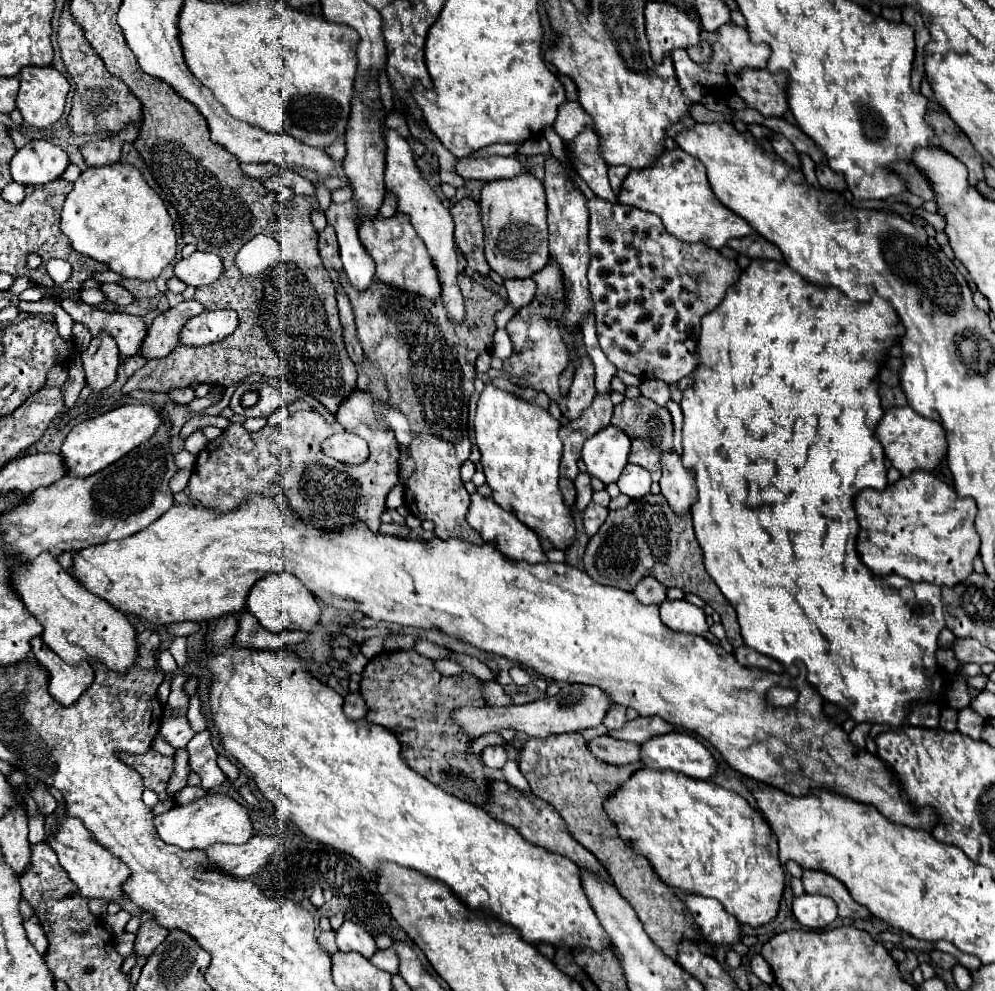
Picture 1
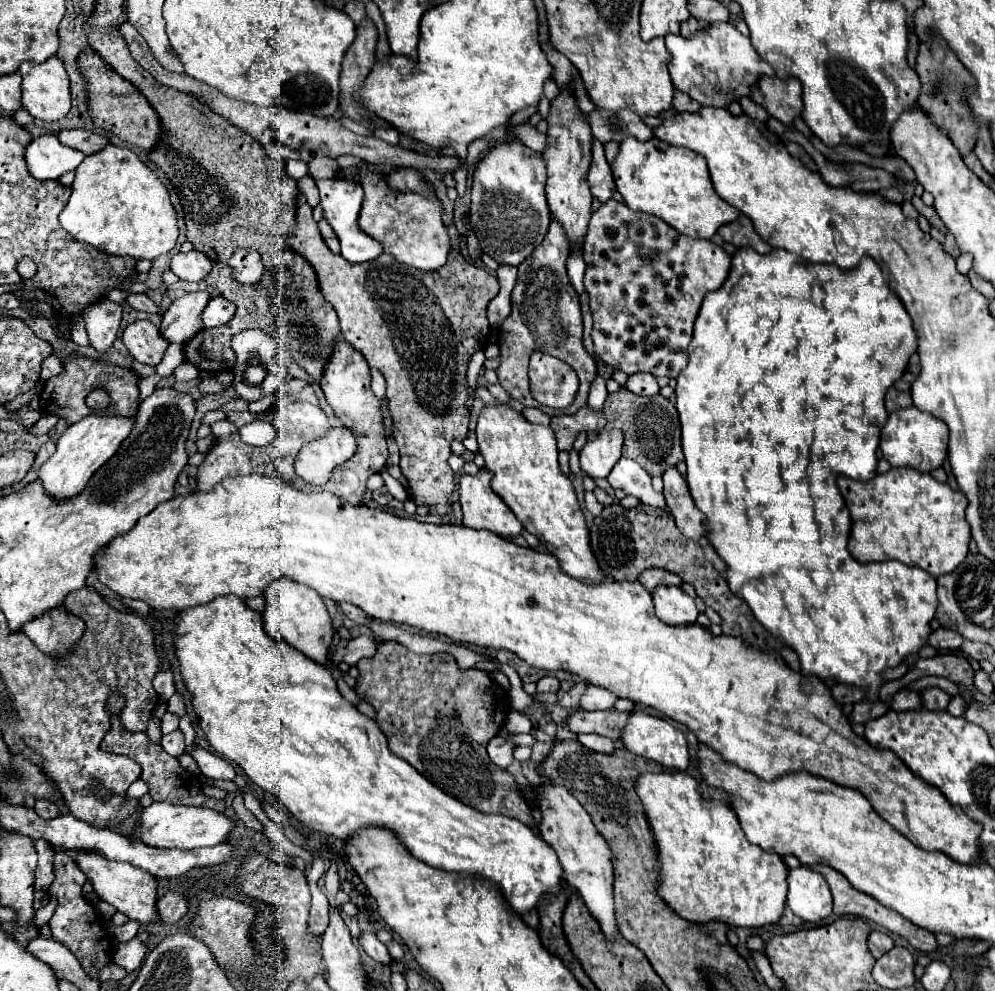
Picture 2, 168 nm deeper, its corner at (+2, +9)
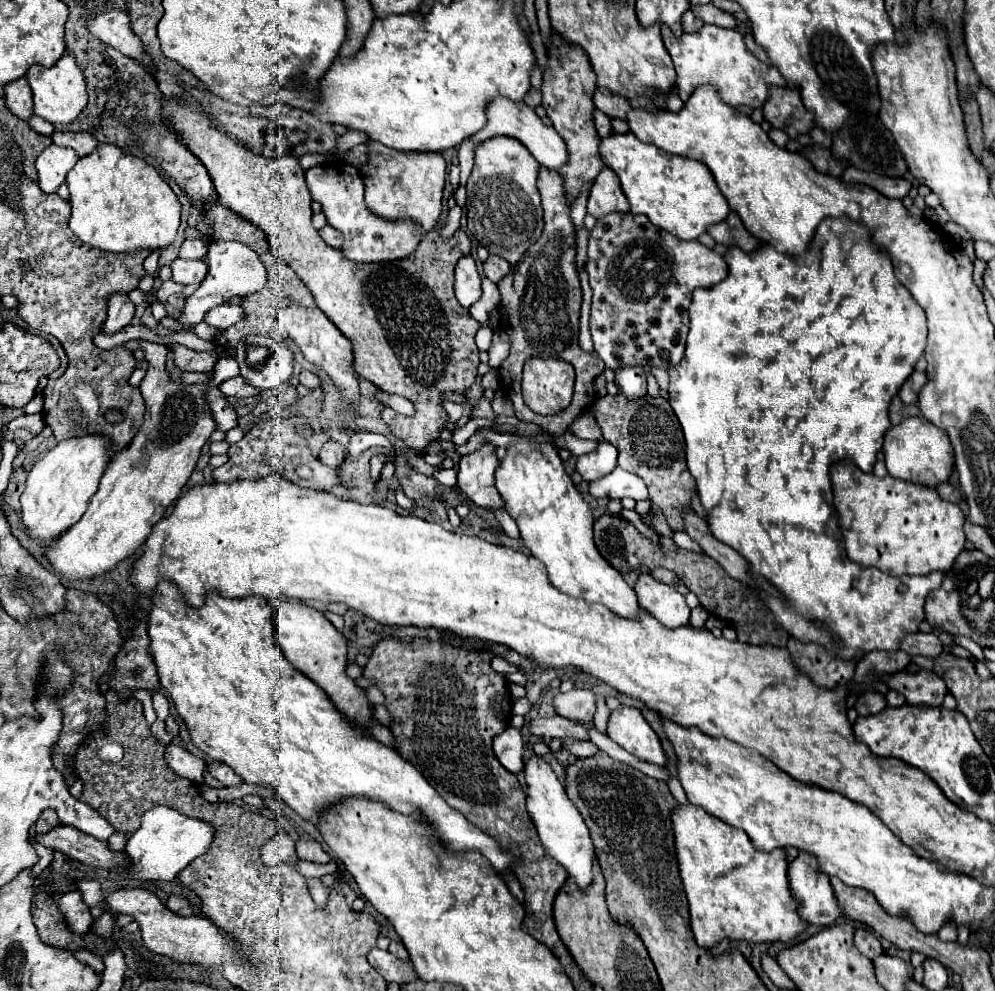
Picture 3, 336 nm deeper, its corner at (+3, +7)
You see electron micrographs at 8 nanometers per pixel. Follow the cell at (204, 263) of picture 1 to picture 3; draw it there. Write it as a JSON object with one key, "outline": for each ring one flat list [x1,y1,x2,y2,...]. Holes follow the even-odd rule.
{"outline":[[177,258,171,262,171,270,173,270,173,280,181,284,201,284,207,274,207,266,201,260]]}

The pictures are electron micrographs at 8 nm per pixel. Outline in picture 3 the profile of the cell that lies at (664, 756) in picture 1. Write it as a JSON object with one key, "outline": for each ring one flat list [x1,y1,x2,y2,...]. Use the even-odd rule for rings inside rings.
{"outline":[[619,706,613,710,607,722,607,736,639,760,665,766,667,758,661,742,637,708]]}

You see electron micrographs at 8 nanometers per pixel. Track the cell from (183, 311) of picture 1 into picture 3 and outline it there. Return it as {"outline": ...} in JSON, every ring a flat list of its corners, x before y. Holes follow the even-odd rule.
{"outline":[[211,242,207,258,209,258,209,272,207,272,205,280,201,282,201,286,187,298,183,316,179,318,179,322,187,324,187,326,199,324,203,320,203,316,215,306,221,306,235,298,245,298,249,294,259,292,267,282,267,272,265,272,265,266,261,264,257,252,249,250,241,242]]}

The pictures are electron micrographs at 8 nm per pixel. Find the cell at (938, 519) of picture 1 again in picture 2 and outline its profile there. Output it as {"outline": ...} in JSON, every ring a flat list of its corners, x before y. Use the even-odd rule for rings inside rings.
{"outline":[[890,468,886,474,878,474,870,482,858,482,848,476,840,476,838,488,852,516,848,550,858,562,898,560,906,566,924,568,934,578,954,572,954,568,964,562,970,542,970,526,964,518,964,510,968,506,964,492,952,490,946,482,938,482,928,472,920,472,914,468]]}

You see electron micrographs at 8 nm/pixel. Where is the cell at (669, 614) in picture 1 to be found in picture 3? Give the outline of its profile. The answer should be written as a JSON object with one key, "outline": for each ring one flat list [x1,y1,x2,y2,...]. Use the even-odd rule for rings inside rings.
{"outline":[[639,574,633,586,639,606,667,628,689,626,689,606,675,588,657,582,651,574]]}

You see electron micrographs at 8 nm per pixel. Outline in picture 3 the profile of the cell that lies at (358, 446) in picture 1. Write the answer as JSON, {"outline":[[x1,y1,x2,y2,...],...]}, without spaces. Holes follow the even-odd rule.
{"outline":[[327,440,327,442,323,444,321,452,319,452,319,460,321,460,323,464,327,464,327,466,339,468,339,466,345,462,345,452,343,452,343,448,341,448,339,442]]}

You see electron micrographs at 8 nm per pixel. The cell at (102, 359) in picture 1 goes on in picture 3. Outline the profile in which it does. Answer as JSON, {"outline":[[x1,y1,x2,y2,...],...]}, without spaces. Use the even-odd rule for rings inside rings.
{"outline":[[111,294,107,300,107,320,103,324,105,334,113,334,119,332,123,326,127,326,131,322,135,314,135,304,129,300,127,294]]}

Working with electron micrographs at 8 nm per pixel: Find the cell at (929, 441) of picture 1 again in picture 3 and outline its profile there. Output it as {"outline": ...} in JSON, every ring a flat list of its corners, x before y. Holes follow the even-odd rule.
{"outline":[[919,416,907,418,899,426,893,426,885,436,883,452,885,452,885,466,891,476,895,476,897,480,915,482,929,488,937,488,939,484,947,482,955,462,947,432]]}

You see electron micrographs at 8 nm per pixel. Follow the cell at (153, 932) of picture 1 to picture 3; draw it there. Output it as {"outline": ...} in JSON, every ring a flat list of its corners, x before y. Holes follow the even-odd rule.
{"outline":[[171,894,171,896,169,896,169,900,167,900,167,908,169,908,171,912,175,912,175,914,183,914,183,916,193,914,193,908,191,908,189,900,183,898,183,896,177,896,177,894]]}

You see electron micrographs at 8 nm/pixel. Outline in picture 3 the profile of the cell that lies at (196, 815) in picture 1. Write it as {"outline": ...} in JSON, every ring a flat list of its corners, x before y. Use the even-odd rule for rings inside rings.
{"outline":[[157,806,145,812,141,820,141,828,129,838,125,852,129,856,129,866,123,870,123,878,127,880,151,880,151,882,171,882,177,874,197,856,205,854,213,840,213,826,193,820,189,816,179,814,173,808]]}

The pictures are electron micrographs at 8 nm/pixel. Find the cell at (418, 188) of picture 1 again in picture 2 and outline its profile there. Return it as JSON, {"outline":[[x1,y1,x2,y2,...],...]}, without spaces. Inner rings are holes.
{"outline":[[378,127,373,133,377,138,384,140,391,145,399,144,400,133,395,129,385,129,383,127]]}

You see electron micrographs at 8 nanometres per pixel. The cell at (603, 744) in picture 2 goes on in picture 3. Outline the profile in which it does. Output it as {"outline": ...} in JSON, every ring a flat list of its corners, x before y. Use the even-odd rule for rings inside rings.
{"outline":[[567,740,563,744,563,748,569,754,573,754,575,758,589,758,589,756,595,756,595,752,597,752,595,744,589,742,589,740]]}

